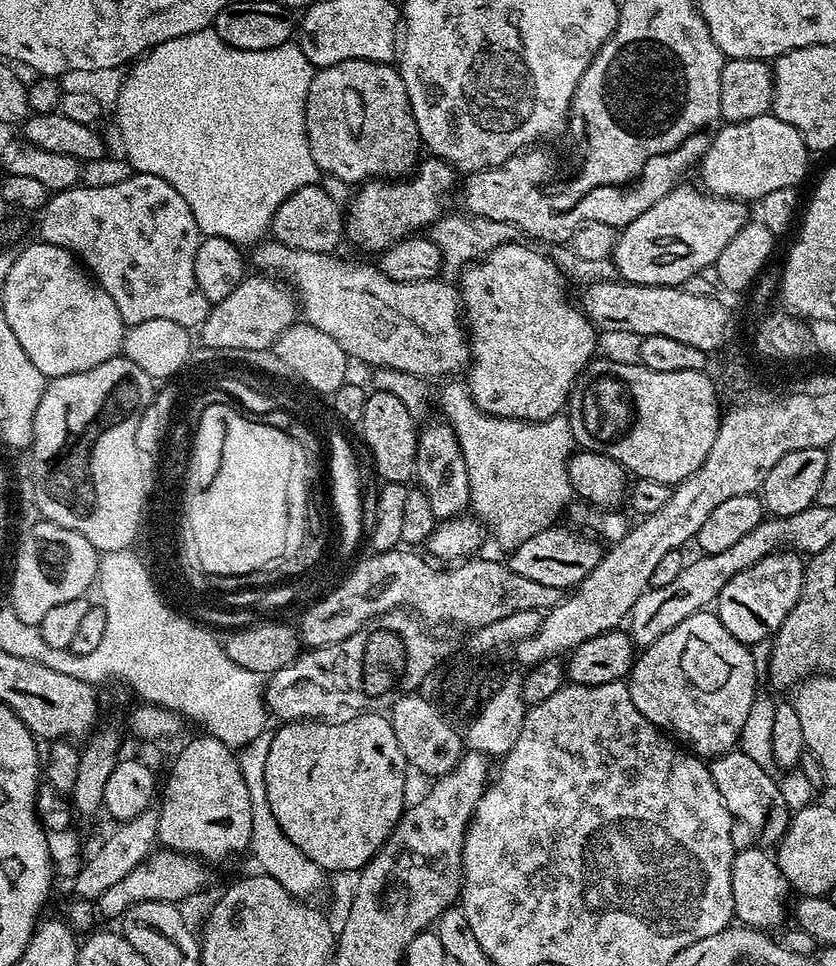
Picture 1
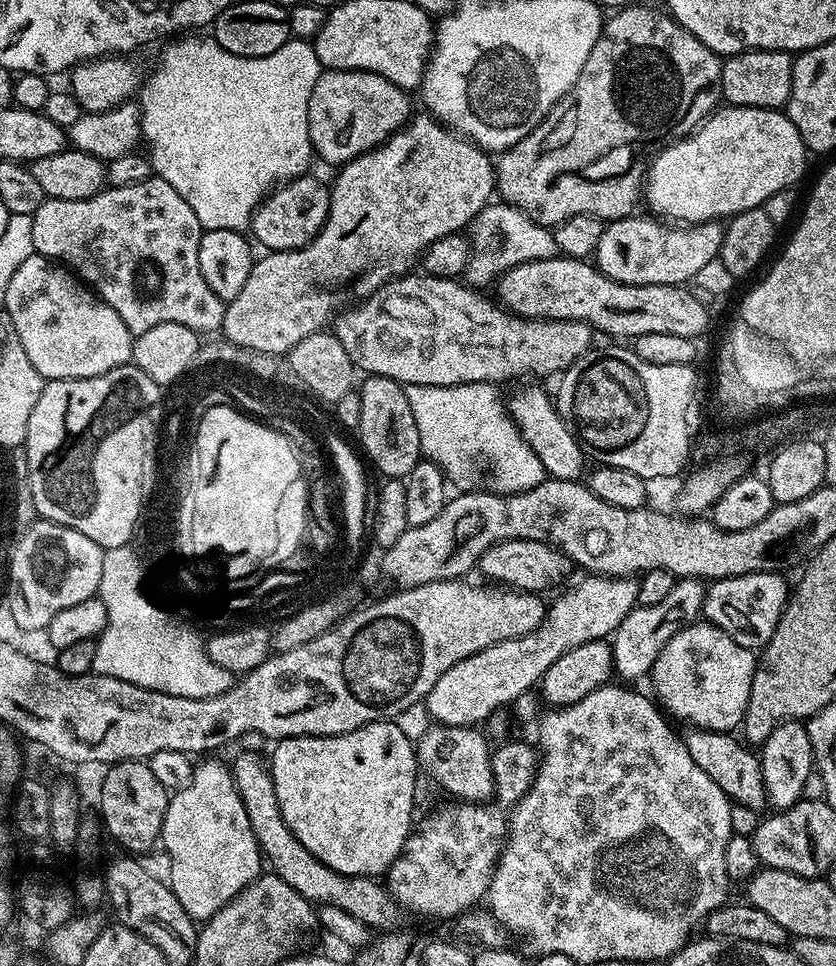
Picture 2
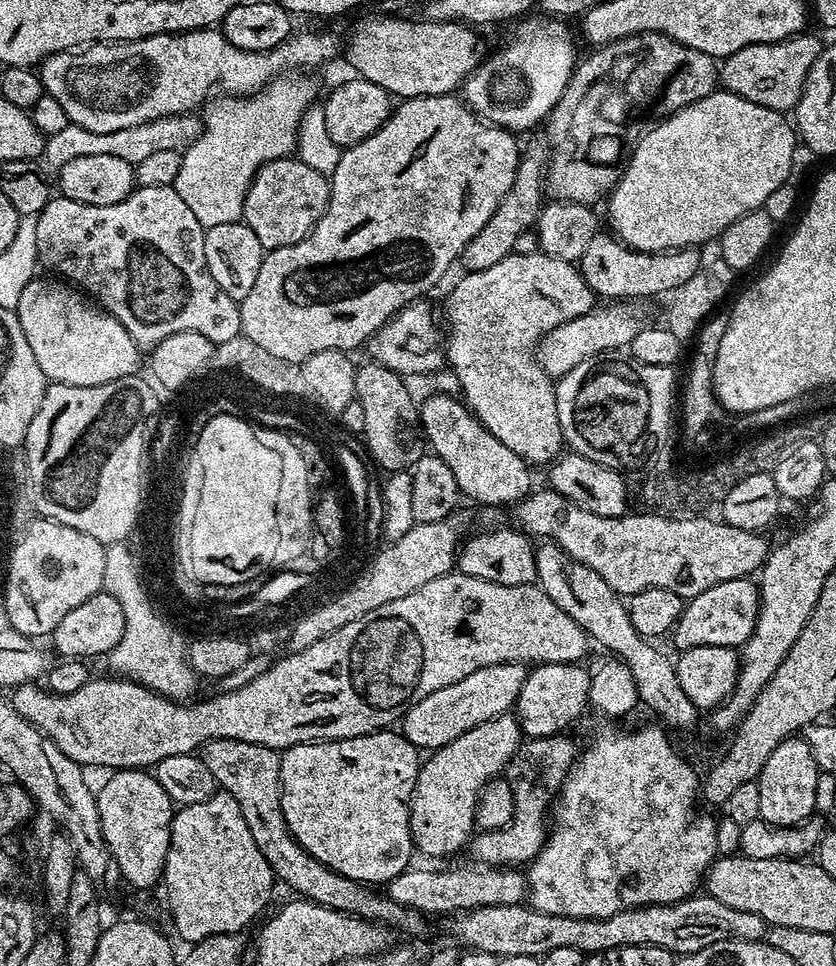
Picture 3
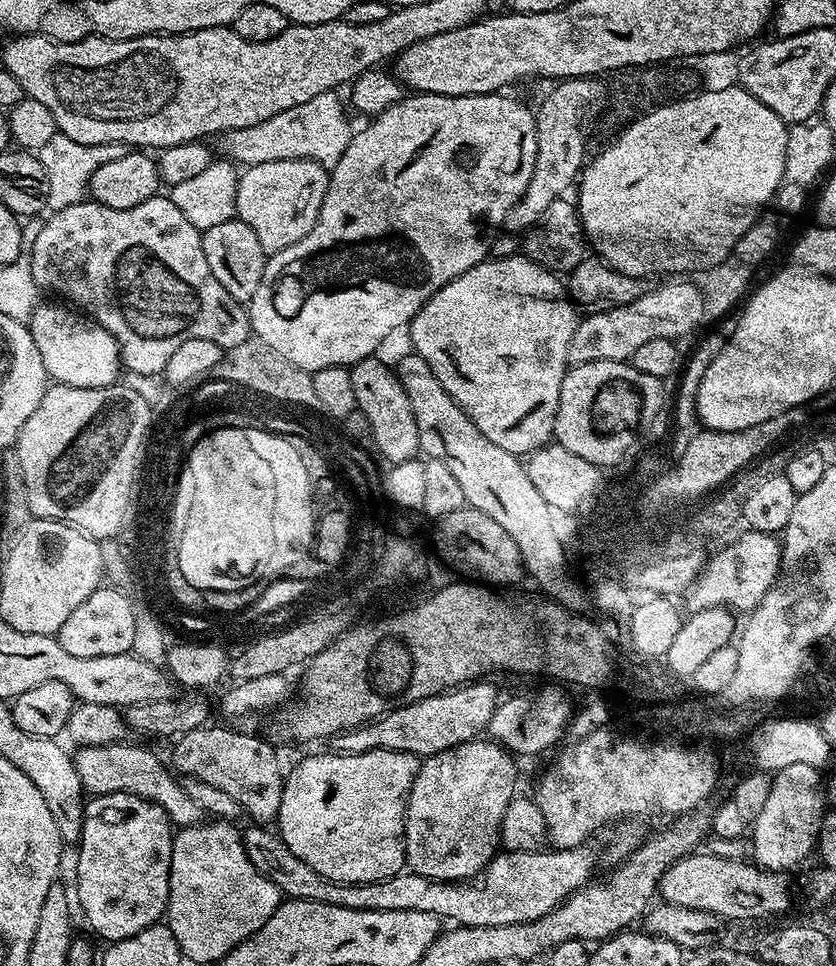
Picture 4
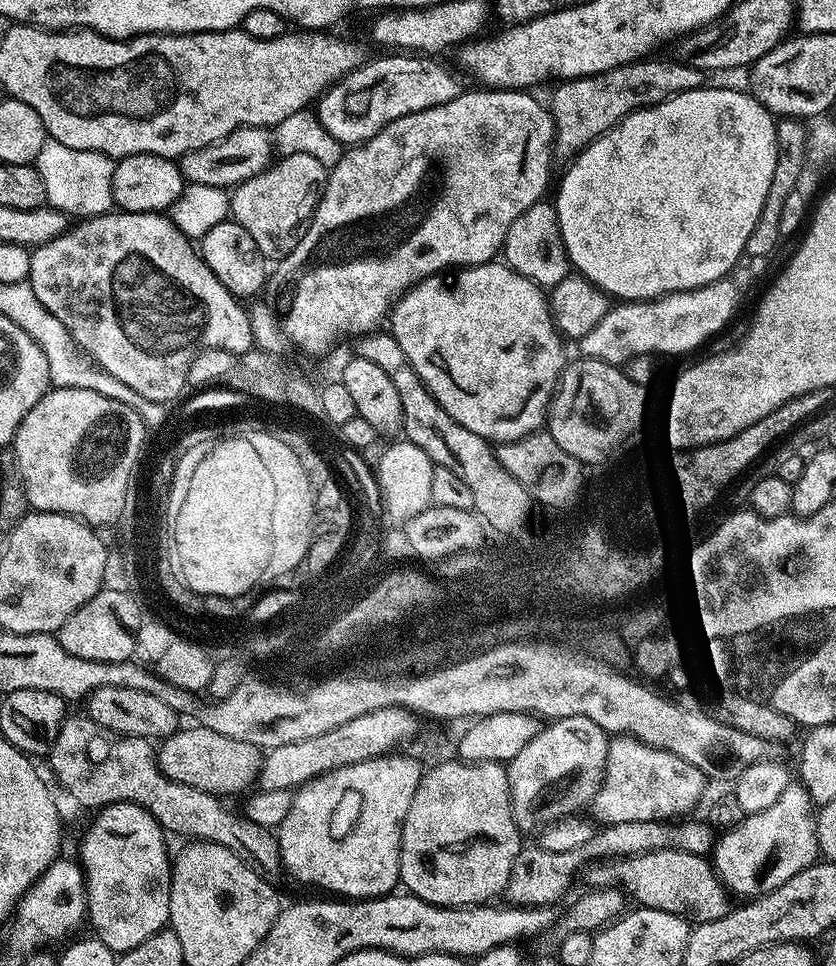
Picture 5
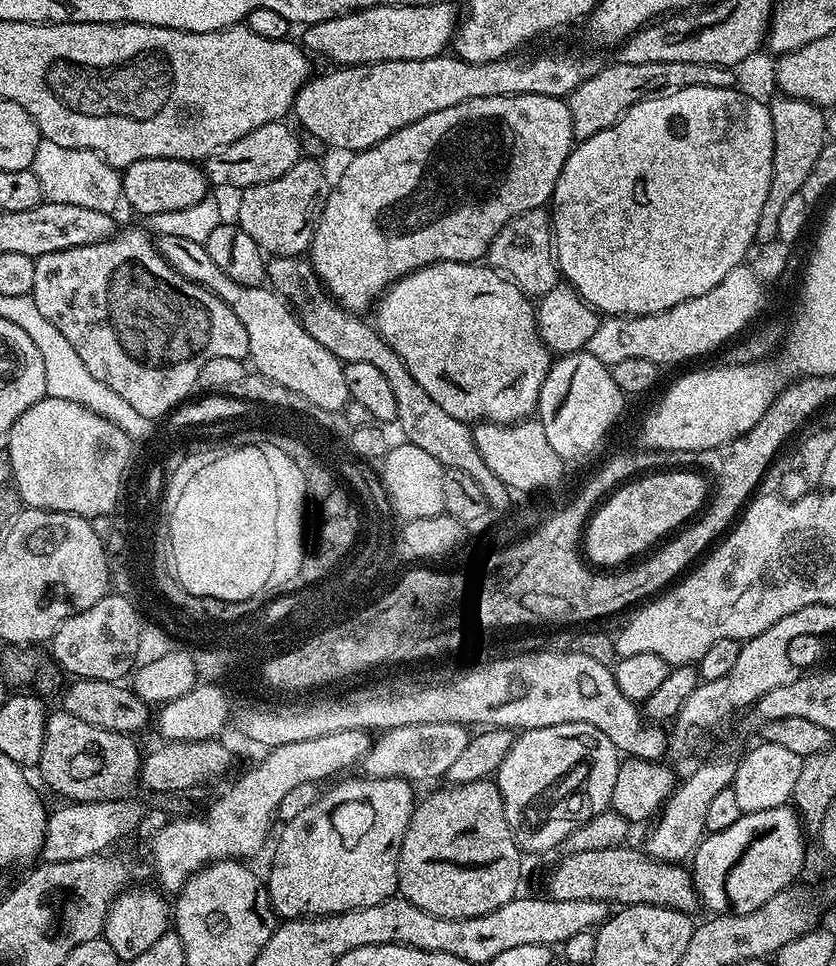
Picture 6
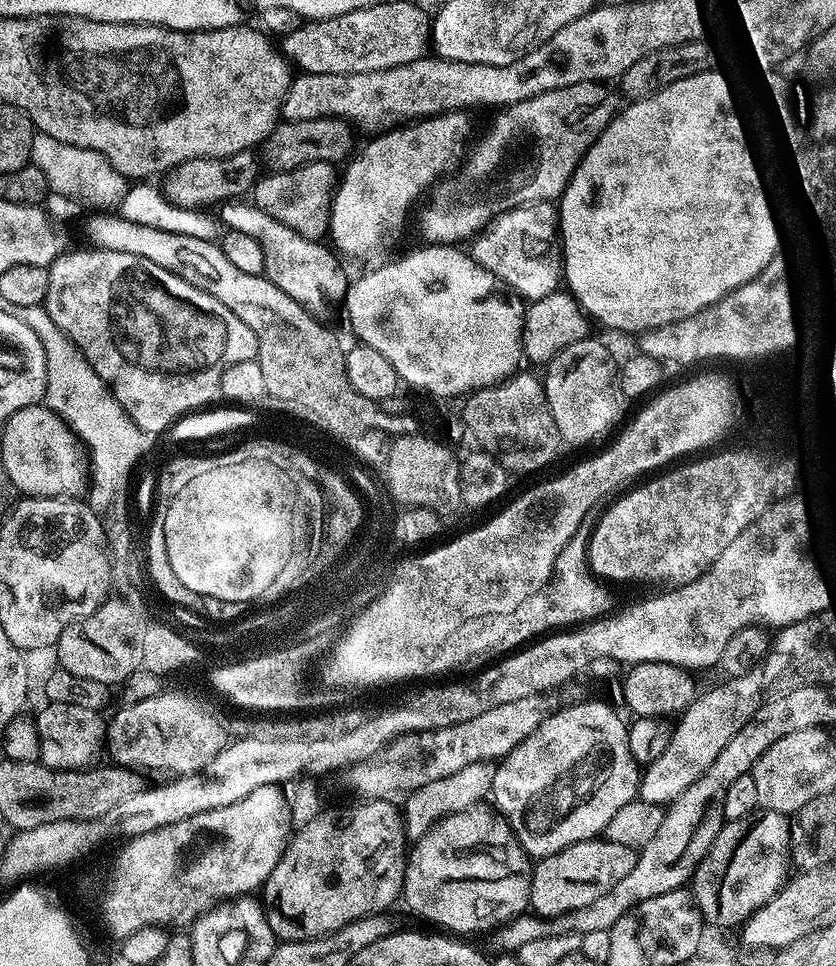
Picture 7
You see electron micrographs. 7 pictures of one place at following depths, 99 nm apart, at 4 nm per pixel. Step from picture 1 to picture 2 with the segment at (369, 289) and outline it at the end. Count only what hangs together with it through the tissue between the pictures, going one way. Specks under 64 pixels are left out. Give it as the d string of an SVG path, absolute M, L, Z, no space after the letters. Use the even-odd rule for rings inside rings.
M409 274L399 276L397 280L391 280L366 300L359 301L355 306L341 311L334 320L334 334L342 342L342 350L350 358L350 362L368 376L385 376L399 384L417 384L418 386L454 386L455 384L482 384L485 382L501 382L500 380L512 380L515 376L552 376L563 373L574 361L587 354L593 347L592 335L594 329L591 324L585 324L582 320L541 320L539 318L521 318L507 310L499 303L487 300L479 291L473 290L468 284L456 278L446 276L430 276L427 274Z

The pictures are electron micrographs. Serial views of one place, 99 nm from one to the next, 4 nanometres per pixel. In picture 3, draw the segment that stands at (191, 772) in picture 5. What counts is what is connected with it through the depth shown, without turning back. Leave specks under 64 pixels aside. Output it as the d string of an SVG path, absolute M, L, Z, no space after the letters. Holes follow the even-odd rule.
M230 738L211 740L202 749L202 759L210 766L213 781L223 791L229 792L250 826L250 835L258 846L262 858L270 862L270 870L277 881L288 888L293 888L297 897L312 900L330 910L345 912L363 920L372 920L389 929L397 928L400 932L412 936L424 928L425 913L394 902L383 891L372 886L365 886L359 880L351 880L335 872L330 866L318 862L304 849L288 831L286 818L280 809L282 786L280 785L280 752L254 742L238 742Z

